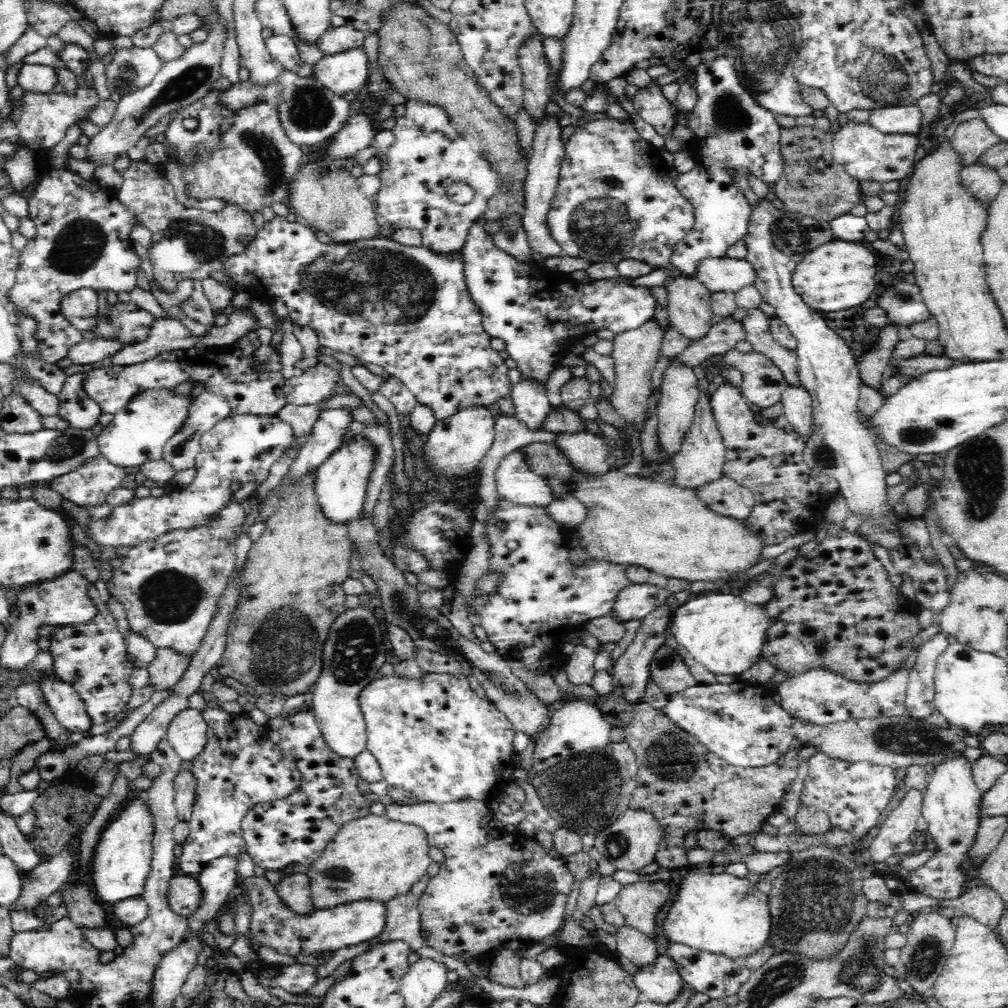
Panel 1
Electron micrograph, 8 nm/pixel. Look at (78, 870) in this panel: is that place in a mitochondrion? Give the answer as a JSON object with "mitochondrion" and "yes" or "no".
{"mitochondrion":"no"}

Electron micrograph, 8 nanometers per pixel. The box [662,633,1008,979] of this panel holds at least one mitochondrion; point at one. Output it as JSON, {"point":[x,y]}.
{"point":[817,897]}

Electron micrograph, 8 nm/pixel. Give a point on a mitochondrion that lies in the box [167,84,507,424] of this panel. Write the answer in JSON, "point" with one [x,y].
{"point":[377,284]}

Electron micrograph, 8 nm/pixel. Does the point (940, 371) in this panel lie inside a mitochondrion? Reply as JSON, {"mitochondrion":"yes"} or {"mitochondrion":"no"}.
{"mitochondrion":"no"}

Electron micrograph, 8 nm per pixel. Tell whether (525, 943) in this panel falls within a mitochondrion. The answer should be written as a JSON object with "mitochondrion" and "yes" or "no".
{"mitochondrion":"no"}

